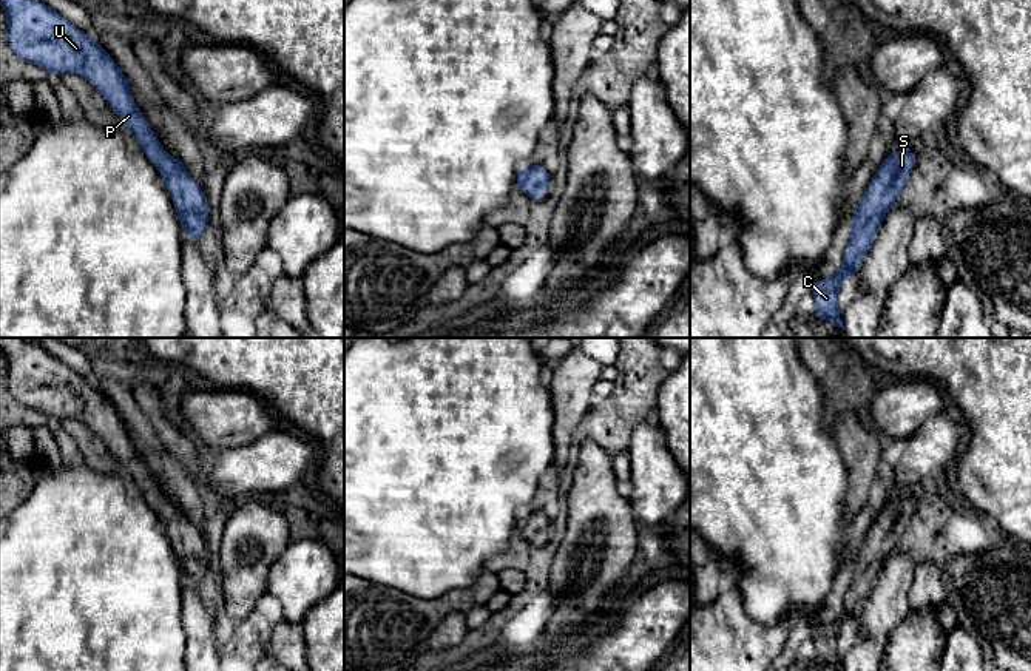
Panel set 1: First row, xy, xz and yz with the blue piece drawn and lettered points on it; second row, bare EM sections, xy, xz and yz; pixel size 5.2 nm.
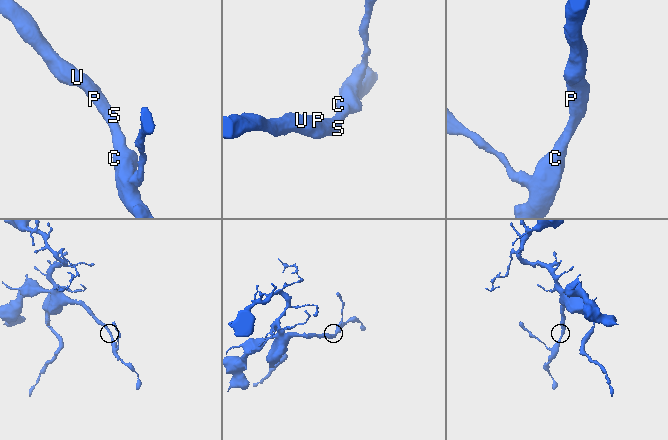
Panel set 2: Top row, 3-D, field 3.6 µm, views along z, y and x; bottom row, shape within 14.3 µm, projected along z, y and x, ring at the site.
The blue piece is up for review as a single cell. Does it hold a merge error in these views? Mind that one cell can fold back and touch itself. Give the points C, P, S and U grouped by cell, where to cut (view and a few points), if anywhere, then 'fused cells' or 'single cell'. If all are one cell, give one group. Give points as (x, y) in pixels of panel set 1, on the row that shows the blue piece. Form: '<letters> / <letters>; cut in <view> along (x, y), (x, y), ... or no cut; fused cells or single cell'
C P S U; no cut; single cell

